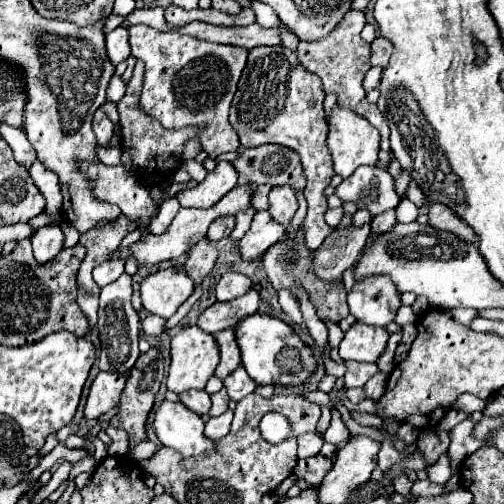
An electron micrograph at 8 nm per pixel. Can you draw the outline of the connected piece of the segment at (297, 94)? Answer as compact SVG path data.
M254 47L248 51L248 63L238 81L238 91L230 107L230 123L240 135L242 147L260 147L266 143L278 143L294 149L300 155L308 185L304 197L308 201L308 215L304 219L304 235L308 249L316 251L320 243L332 233L332 227L324 221L326 195L324 189L336 175L332 169L332 157L326 145L328 125L324 119L324 89L318 75L306 71L296 53L288 47Z

